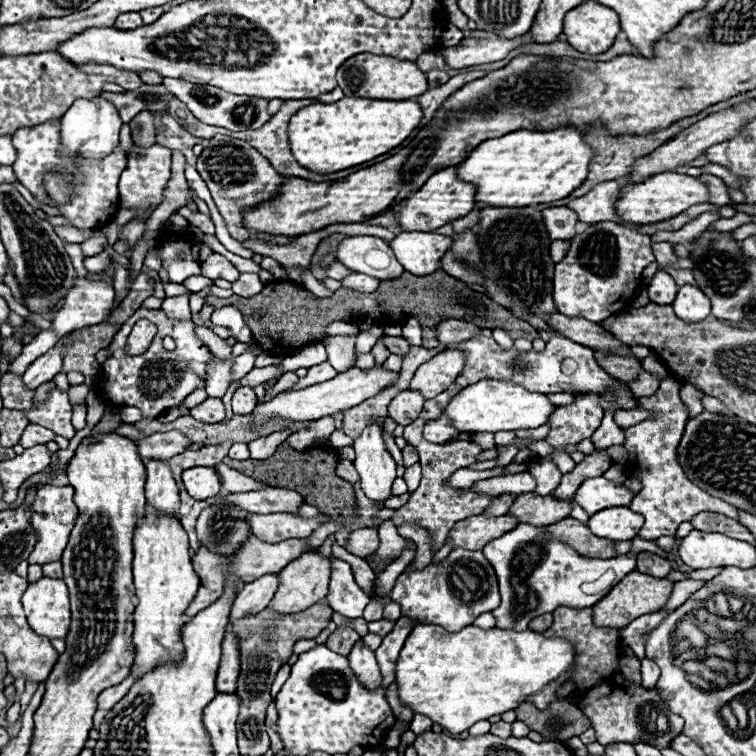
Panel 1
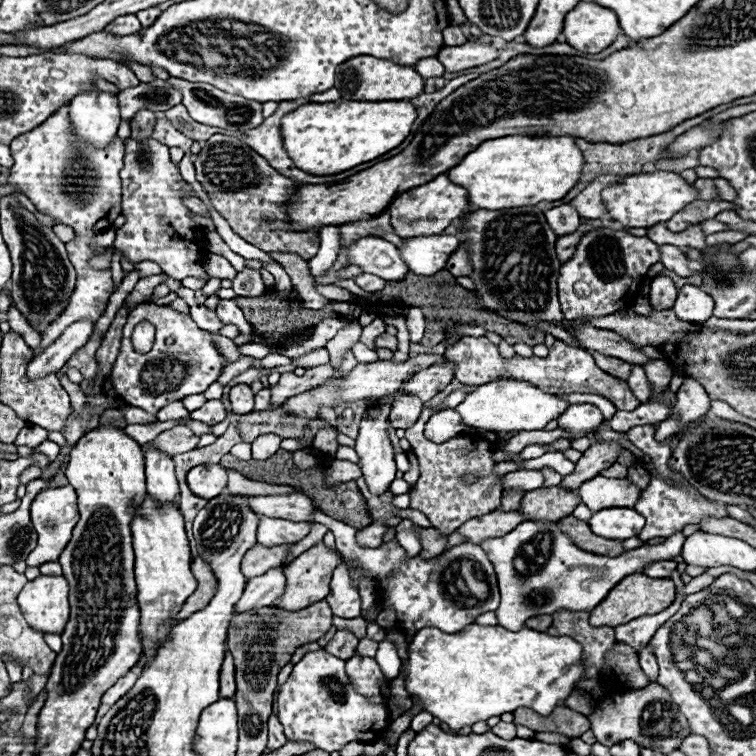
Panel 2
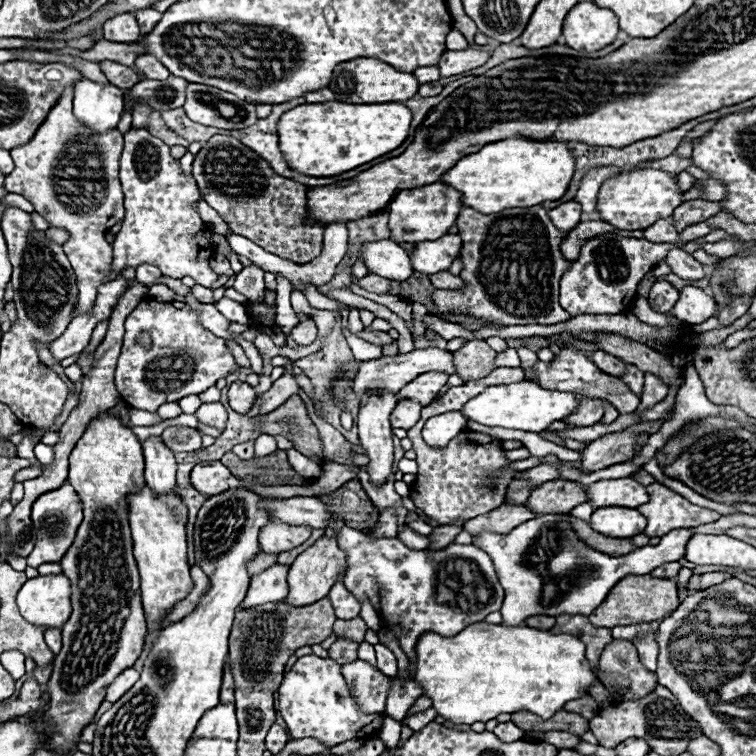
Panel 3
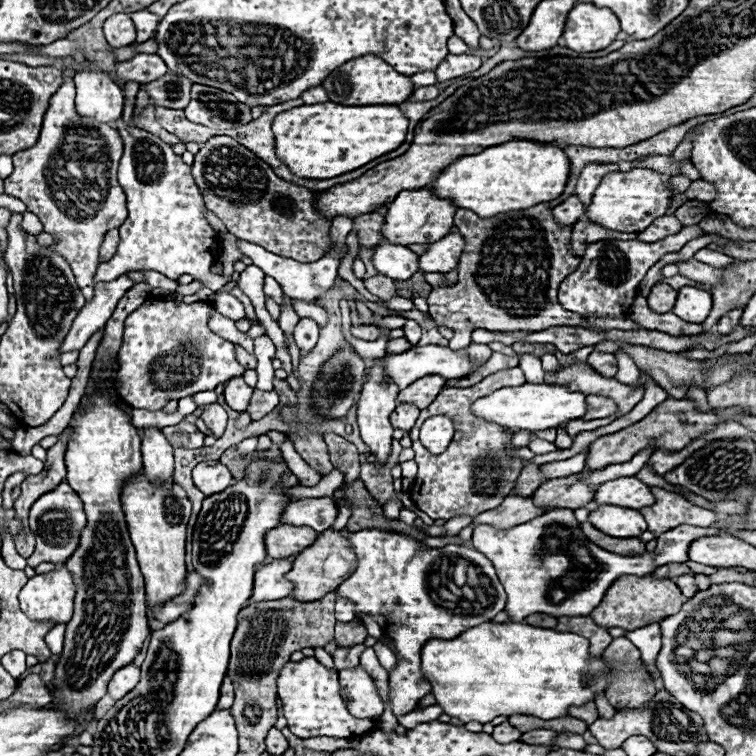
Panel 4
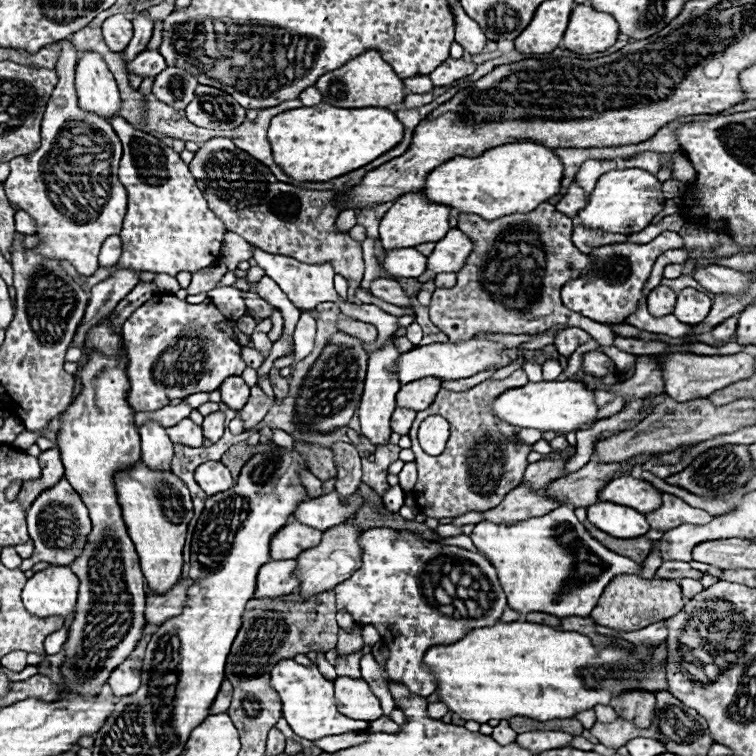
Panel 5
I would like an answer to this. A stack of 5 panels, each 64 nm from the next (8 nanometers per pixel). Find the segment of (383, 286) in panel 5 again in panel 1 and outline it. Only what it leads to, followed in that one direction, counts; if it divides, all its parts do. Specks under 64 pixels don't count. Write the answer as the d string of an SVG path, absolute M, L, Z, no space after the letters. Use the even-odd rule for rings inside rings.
M350 274L342 280L342 286L356 290L356 292L374 292L374 290L378 290L380 280L366 276L366 274Z

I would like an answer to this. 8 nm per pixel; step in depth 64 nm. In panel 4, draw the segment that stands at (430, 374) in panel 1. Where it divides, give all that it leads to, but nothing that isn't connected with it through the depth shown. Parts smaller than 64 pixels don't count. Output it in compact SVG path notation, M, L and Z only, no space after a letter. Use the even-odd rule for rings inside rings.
M426 376L426 378L418 378L416 382L412 382L410 386L406 386L404 390L400 390L398 394L398 402L400 404L414 404L420 410L430 406L432 400L436 398L436 394L444 388L446 380L440 376Z

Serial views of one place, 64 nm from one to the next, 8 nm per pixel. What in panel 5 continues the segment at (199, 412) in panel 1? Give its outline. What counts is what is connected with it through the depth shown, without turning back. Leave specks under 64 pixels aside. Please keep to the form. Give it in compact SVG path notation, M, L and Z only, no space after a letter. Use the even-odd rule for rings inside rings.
M212 412L210 416L204 418L204 438L210 442L218 442L224 434L224 414L222 412Z

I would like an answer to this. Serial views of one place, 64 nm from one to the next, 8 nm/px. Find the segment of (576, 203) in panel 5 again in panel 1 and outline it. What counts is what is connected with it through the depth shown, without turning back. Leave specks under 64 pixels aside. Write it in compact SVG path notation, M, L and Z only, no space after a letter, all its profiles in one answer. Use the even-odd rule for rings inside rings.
M560 206L560 208L546 208L542 212L544 216L544 224L548 228L548 234L552 240L560 240L560 238L572 238L576 234L576 212Z

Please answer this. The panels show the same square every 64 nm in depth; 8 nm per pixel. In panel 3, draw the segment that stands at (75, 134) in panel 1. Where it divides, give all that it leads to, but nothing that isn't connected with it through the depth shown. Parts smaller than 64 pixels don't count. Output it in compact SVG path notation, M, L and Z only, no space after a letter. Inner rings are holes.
M88 78L76 80L74 114L96 132L116 128L124 110L122 90L112 84L98 84Z

